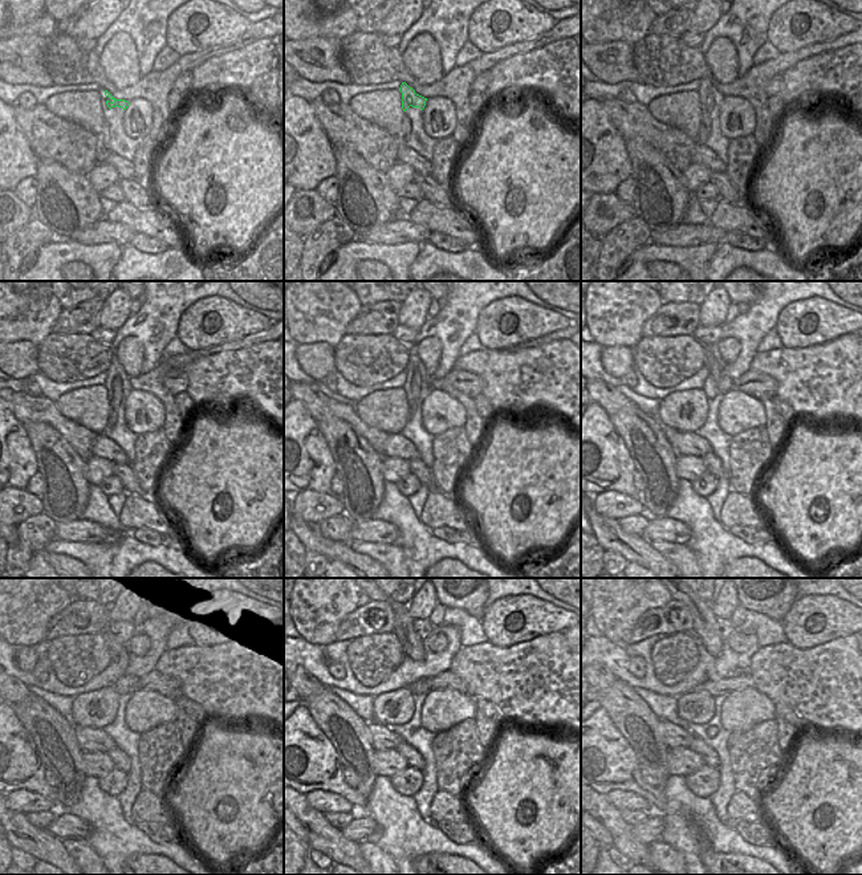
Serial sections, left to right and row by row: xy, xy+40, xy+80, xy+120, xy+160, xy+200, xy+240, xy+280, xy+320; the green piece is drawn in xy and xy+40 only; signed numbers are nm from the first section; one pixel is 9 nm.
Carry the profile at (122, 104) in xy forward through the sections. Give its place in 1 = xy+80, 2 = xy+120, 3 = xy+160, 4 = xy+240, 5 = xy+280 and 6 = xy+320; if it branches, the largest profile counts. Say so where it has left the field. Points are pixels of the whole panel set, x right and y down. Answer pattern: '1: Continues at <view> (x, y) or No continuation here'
1: Continues at xy+80 (708, 96)
2: Continues at xy+120 (118, 386)
3: Continues at xy+160 (418, 383)
4: Continues at xy+240 (118, 650)
5: Continues at xy+280 (411, 643)
6: Continues at xy+320 (704, 625).

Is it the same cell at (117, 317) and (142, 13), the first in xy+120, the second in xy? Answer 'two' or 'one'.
two

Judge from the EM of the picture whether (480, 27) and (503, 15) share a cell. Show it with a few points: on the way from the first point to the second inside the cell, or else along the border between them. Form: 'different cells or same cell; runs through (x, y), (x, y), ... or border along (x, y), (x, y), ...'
same cell; runs through (486, 27), (497, 20)

